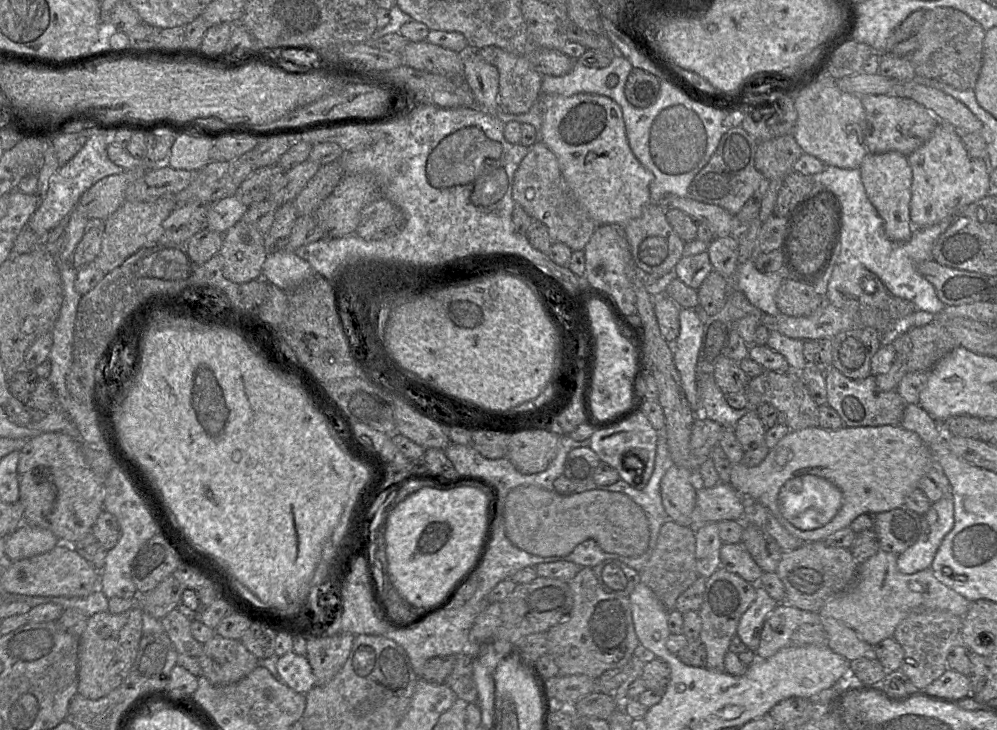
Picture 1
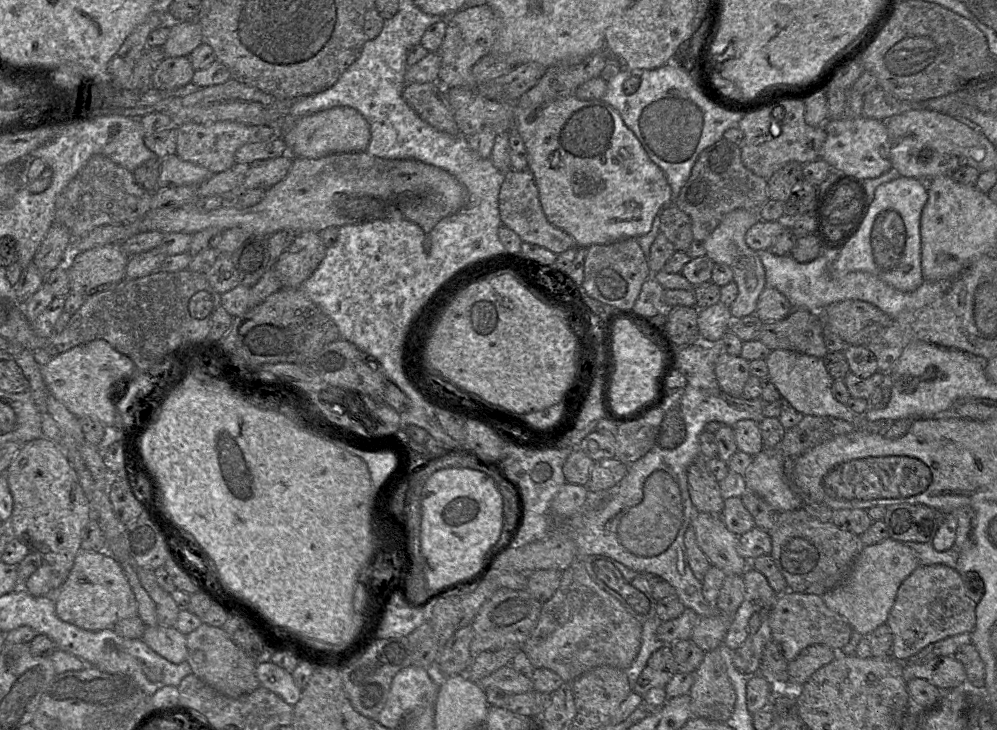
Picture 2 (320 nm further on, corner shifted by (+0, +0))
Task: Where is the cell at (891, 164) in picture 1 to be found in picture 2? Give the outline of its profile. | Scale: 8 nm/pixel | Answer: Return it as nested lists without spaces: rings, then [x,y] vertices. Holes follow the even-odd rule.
[[[907,177],[879,185],[872,202],[865,208],[857,233],[836,252],[828,253],[830,257],[830,275],[843,277],[850,272],[866,272],[874,275],[893,288],[912,292],[925,280],[921,271],[921,237],[920,218],[928,199],[927,182]]]

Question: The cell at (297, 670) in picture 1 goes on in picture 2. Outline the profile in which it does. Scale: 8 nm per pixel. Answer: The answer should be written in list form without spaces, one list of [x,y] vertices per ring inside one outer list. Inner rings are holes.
[[[273,662],[257,664],[256,676],[260,686],[279,695],[285,702],[295,706],[300,700],[302,689],[296,684],[292,673]]]

